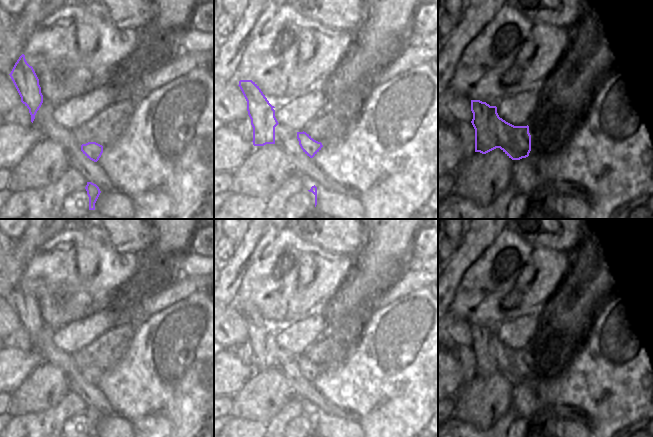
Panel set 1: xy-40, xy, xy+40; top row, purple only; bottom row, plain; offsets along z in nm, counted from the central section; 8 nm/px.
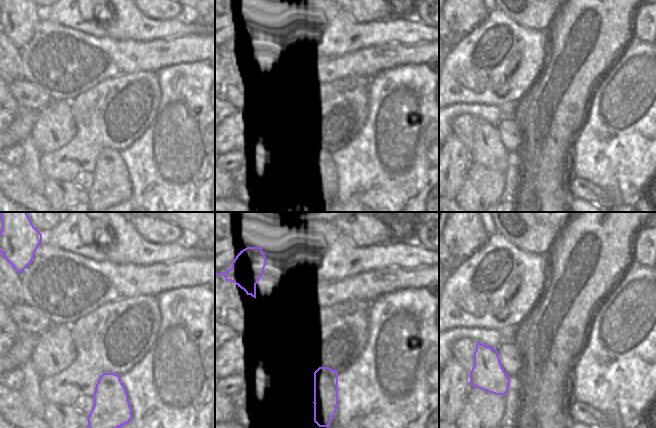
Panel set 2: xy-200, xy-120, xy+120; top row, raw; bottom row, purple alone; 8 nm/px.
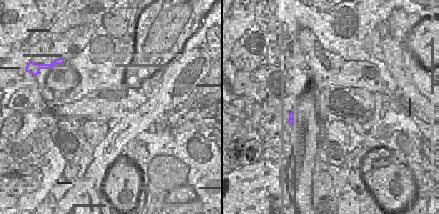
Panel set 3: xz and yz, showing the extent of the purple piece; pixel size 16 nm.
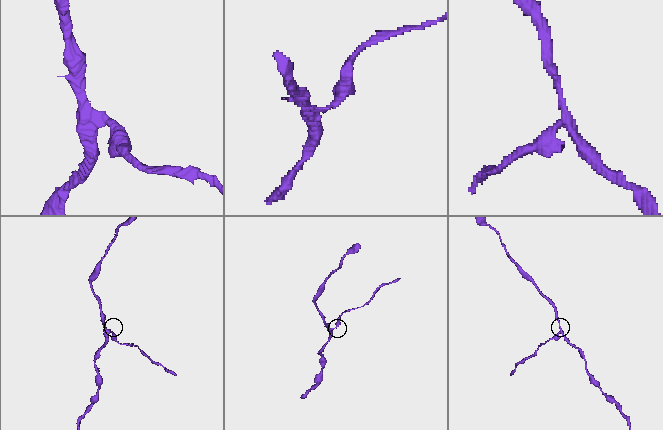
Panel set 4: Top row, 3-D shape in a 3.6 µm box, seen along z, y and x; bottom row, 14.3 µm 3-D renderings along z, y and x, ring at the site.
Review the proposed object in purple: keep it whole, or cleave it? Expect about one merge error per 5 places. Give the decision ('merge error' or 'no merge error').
no merge error

